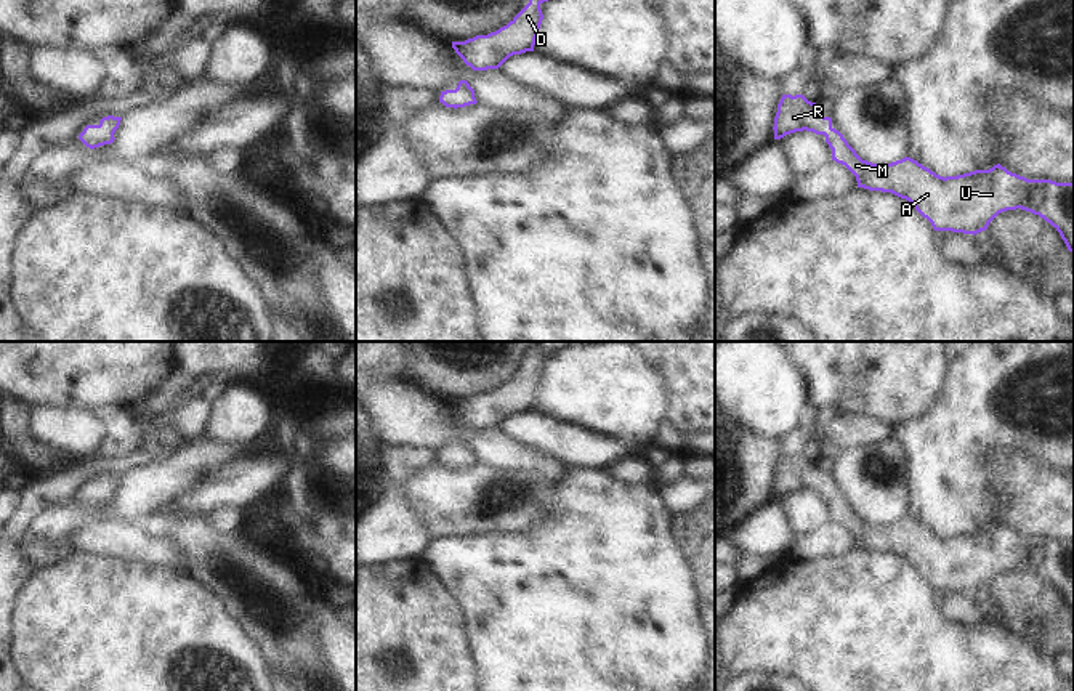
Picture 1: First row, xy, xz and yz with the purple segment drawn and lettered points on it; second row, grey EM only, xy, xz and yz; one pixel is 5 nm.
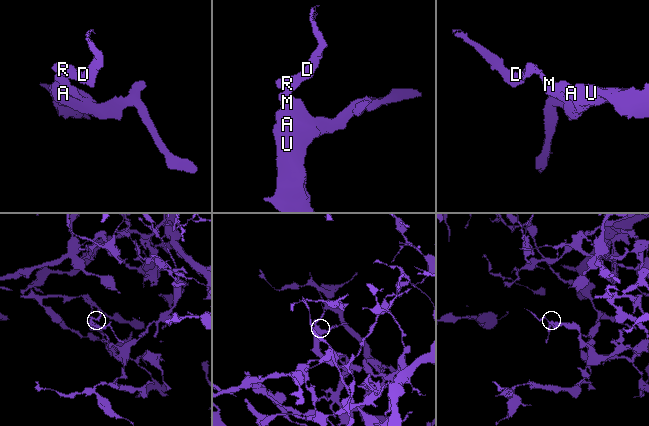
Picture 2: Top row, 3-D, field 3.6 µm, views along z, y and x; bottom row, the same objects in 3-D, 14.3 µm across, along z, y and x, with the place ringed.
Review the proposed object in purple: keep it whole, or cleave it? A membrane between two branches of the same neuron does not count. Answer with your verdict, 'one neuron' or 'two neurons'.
one neuron

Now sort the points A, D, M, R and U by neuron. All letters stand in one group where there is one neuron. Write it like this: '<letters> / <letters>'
A D M R U

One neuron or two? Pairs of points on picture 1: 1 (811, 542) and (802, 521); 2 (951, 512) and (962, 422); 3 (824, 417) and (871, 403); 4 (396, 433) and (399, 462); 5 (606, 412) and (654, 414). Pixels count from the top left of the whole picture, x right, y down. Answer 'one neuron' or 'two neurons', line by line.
1: two neurons
2: one neuron
3: two neurons
4: two neurons
5: one neuron

